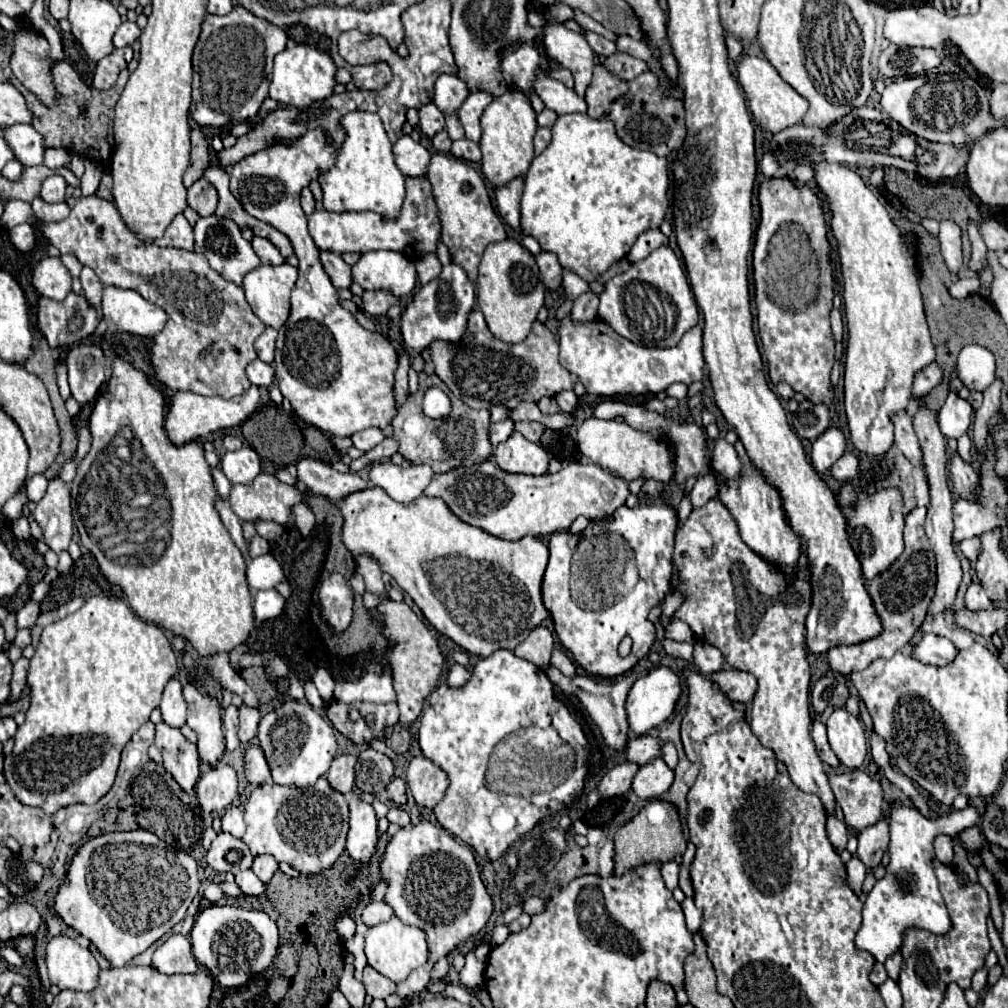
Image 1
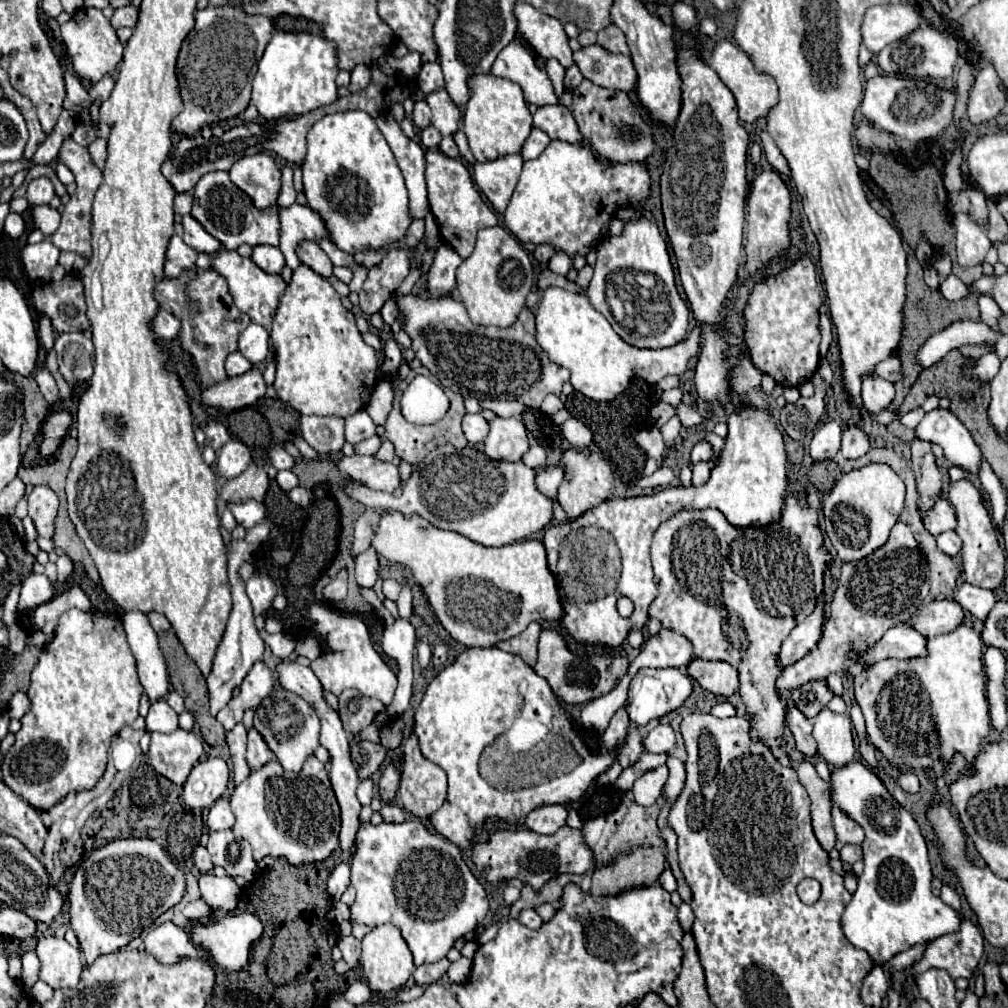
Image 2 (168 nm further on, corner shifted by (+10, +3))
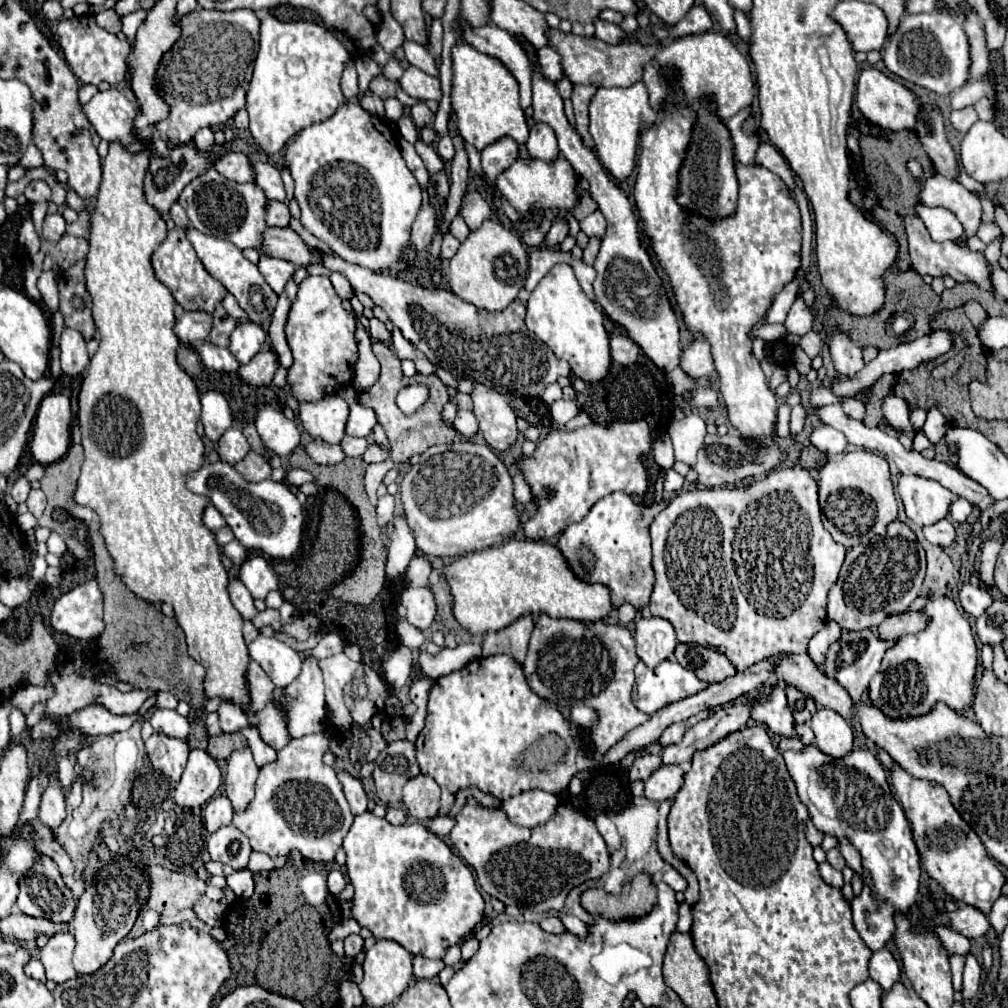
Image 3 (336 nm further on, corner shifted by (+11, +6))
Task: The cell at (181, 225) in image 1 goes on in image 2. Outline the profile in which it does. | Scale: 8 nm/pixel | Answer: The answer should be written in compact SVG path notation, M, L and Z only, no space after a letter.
M177 222L175 224L175 232L173 232L173 236L169 240L169 246L167 246L165 276L175 278L175 276L181 274L181 270L195 268L195 256L197 256L197 252L183 242L183 228Z

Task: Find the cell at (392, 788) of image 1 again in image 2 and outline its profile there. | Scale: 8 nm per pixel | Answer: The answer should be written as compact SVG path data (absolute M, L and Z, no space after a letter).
M387 766L379 780L379 794L385 802L391 802L395 798L395 792L399 788L399 770L395 766Z

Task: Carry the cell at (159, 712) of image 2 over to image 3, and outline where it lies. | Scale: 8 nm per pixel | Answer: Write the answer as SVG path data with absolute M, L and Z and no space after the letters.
M156 709L152 711L150 723L154 731L166 735L166 737L176 737L176 739L188 739L190 737L190 723L186 717L178 715L172 709Z

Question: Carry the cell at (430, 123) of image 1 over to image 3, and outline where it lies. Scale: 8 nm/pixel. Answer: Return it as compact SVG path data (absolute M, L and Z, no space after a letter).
M416 103L416 105L412 107L410 115L412 115L412 121L416 123L418 129L422 129L422 127L430 127L430 125L434 123L434 113L428 109L426 103Z

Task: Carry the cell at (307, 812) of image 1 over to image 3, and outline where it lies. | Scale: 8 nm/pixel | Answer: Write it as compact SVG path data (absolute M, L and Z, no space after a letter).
M322 733L306 735L300 739L292 739L284 749L278 751L278 759L260 769L256 781L256 797L254 801L240 813L234 813L234 825L250 839L254 851L266 853L274 865L280 869L288 861L288 853L292 849L302 851L306 859L312 861L334 861L336 851L342 847L342 839L346 837L354 815L350 813L348 801L342 793L342 785L336 777L336 771L322 763L324 753L328 751L328 739Z

